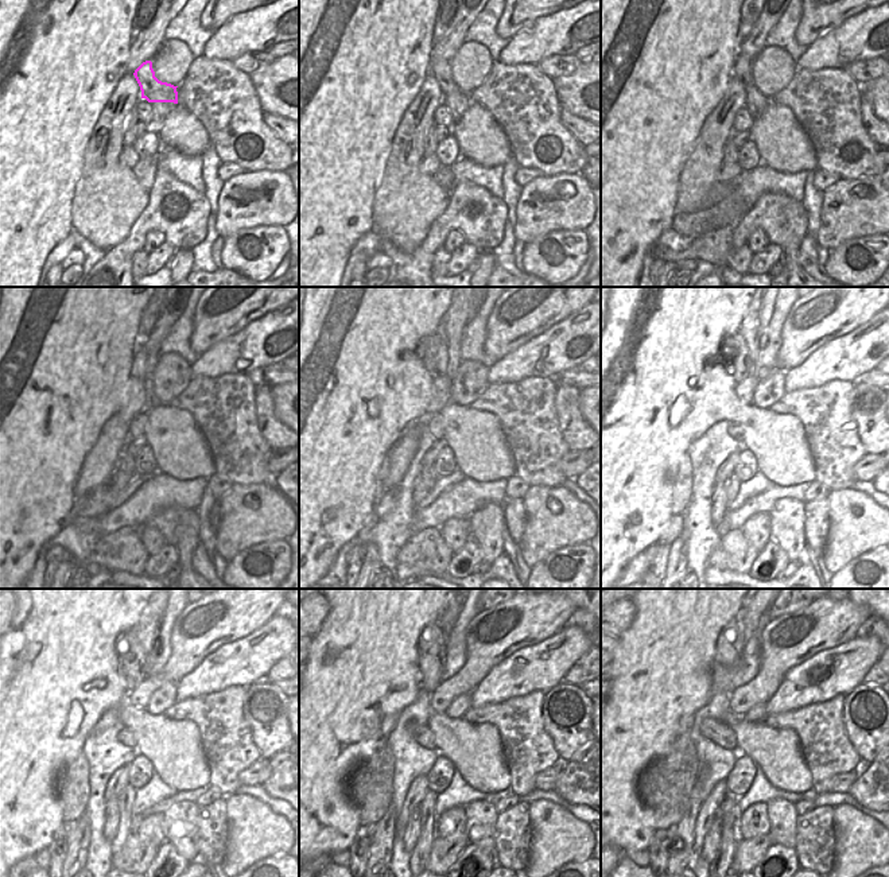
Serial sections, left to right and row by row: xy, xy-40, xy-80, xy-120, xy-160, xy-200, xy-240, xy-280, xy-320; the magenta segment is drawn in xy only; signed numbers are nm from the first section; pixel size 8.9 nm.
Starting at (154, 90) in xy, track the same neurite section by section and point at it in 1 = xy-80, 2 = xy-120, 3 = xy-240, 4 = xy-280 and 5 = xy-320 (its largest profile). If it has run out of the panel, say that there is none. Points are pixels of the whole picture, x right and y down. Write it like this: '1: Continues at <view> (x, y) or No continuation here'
1: Continues at xy-80 (742, 69)
2: Continues at xy-120 (138, 369)
3: Continues at xy-240 (129, 651)
4: Continues at xy-280 (431, 645)
5: Continues at xy-320 (729, 647)

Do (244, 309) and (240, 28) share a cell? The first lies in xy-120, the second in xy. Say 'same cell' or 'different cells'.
different cells

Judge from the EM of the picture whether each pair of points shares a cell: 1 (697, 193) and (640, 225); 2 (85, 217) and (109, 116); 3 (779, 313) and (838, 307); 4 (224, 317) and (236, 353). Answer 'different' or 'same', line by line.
1: different
2: same
3: different
4: different

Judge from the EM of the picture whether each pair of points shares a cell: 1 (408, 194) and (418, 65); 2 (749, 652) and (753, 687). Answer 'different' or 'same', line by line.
1: different
2: different

